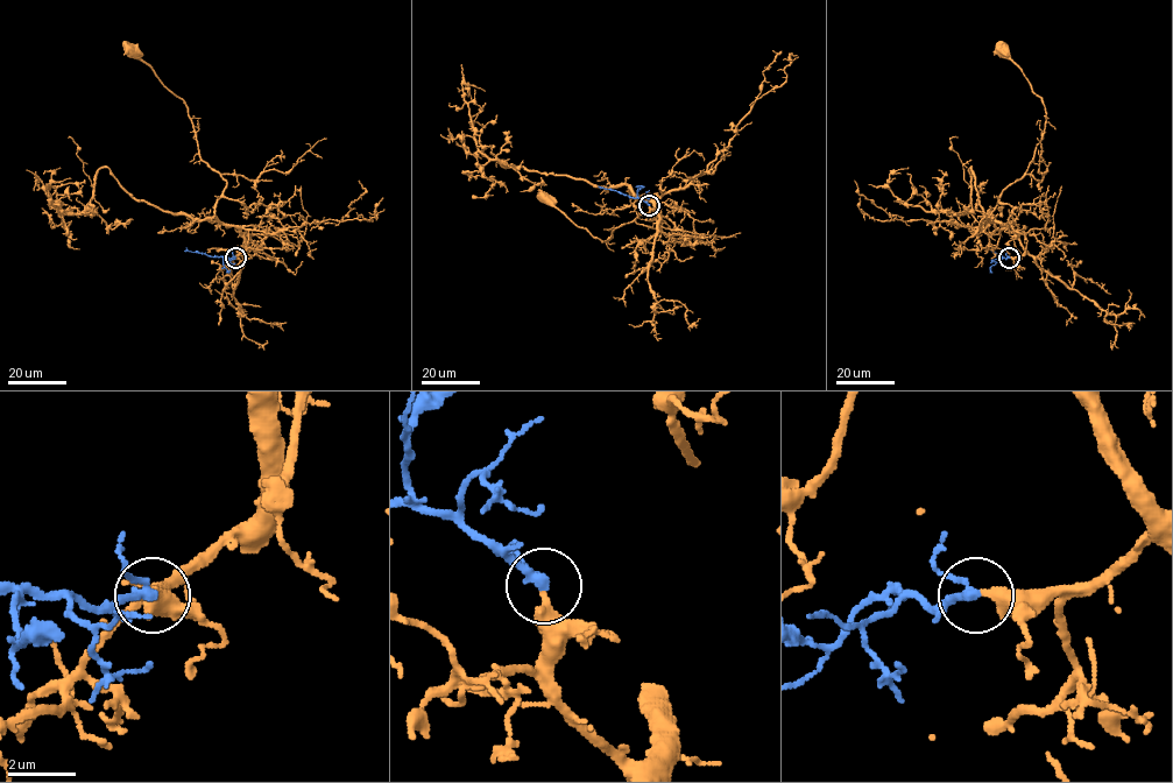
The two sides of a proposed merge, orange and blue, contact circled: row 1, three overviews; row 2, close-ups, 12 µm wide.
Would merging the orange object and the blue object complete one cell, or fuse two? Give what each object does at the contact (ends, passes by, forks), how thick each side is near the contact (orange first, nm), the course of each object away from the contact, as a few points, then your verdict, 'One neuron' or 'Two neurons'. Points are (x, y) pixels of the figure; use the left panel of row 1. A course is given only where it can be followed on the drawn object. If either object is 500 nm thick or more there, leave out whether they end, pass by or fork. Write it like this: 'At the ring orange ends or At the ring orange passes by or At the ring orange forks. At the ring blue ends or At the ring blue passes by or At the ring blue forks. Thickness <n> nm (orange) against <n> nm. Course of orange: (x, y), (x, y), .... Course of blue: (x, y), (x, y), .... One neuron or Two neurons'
At the ring orange ends. At the ring blue passes by. Thickness 400 nm (orange) against 240 nm. Course of orange: (235, 256), (245, 249), (245, 238), (237, 227), (216, 217), (226, 182), (202, 159), (188, 107), (132, 53). Course of blue: (235, 256), (184, 251). One neuron

